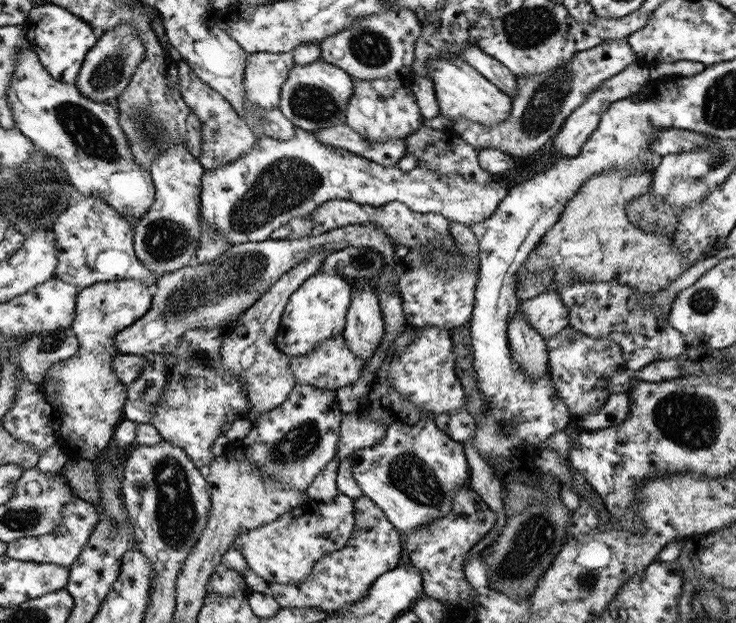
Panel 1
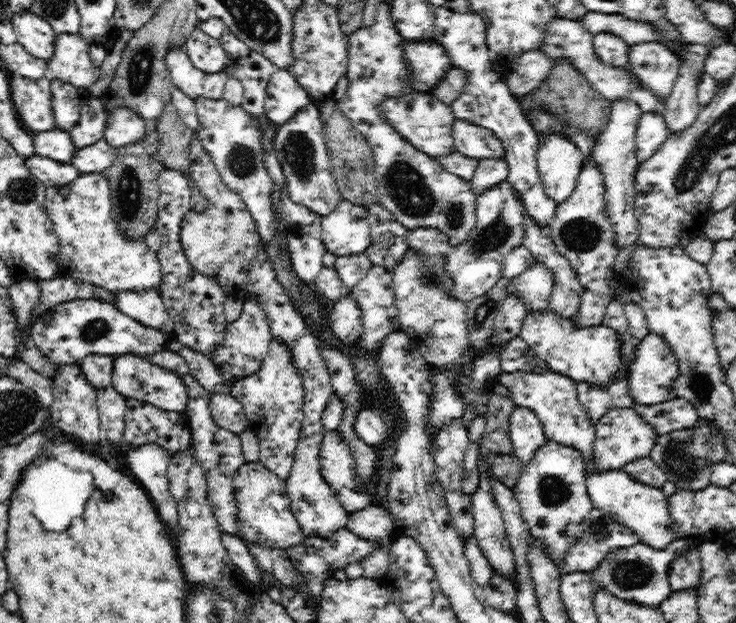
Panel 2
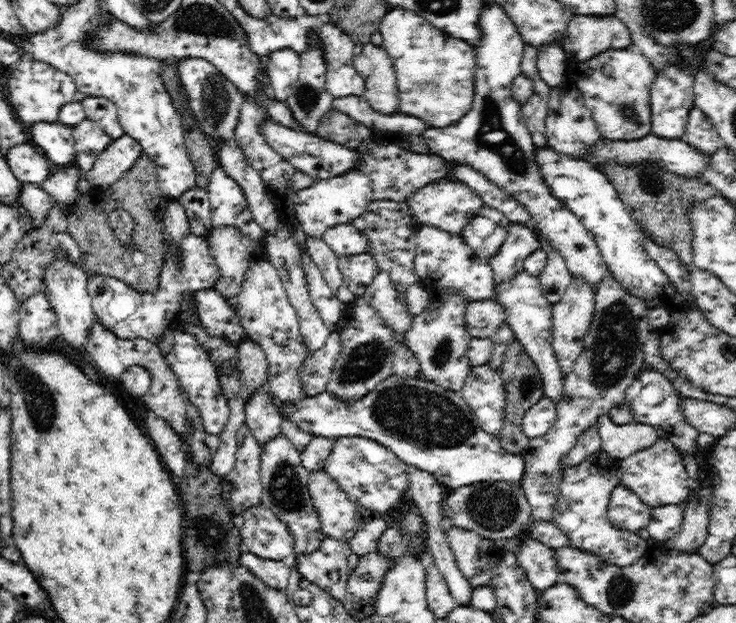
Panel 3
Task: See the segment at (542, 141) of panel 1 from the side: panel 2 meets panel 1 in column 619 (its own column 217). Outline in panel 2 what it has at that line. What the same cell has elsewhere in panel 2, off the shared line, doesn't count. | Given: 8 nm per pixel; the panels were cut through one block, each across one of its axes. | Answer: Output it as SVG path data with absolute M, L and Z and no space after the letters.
M198 26L187 37L184 49L192 64L202 72L216 74L228 66L228 55L221 40L208 36Z

